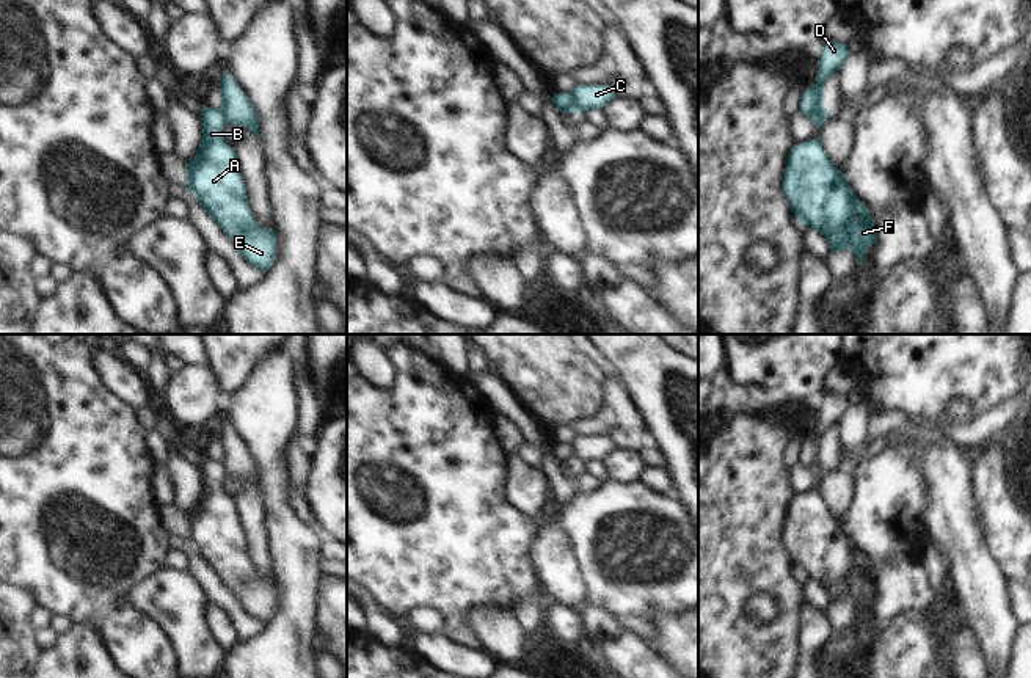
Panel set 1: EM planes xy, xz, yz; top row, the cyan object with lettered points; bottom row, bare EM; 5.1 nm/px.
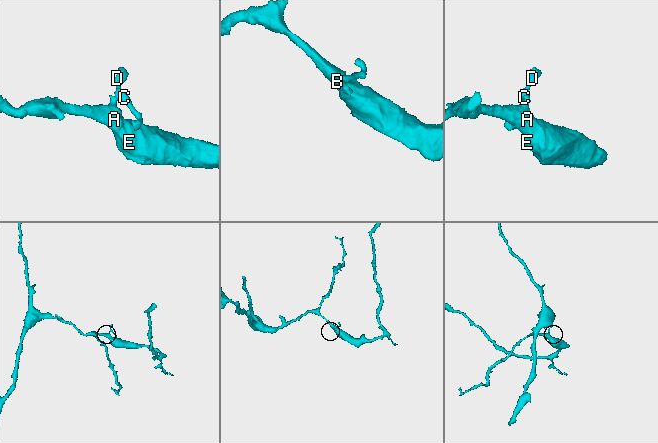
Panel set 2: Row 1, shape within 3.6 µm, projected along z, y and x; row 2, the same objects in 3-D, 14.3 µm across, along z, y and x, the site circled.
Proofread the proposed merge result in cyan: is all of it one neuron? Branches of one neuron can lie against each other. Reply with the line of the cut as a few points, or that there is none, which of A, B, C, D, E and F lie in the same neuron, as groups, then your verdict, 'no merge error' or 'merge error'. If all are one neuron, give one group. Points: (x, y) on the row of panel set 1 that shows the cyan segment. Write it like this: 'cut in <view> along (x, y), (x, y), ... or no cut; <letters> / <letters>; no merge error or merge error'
cut in xz along (570, 93), (573, 110); A B E F / C D; merge error

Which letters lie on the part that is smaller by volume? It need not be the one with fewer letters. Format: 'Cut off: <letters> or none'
Cut off: C, D

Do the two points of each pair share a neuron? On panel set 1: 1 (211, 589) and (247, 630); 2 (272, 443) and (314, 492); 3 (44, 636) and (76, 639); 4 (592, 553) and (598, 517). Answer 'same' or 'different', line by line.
1: same
2: different
3: different
4: same

